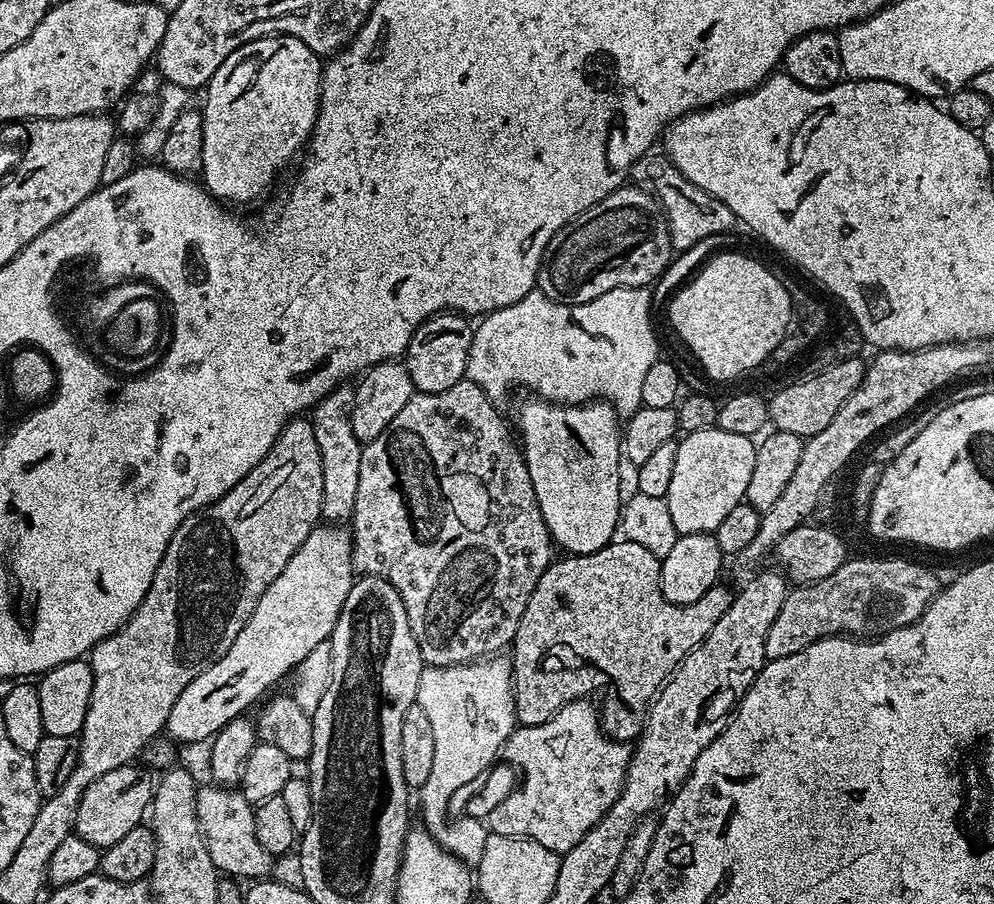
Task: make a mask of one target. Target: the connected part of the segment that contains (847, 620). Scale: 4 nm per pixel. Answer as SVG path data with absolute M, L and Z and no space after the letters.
M849 558L842 566L838 566L838 570L834 570L834 574L830 574L830 578L822 578L813 584L802 584L789 591L786 602L782 602L782 610L778 610L778 618L774 618L774 626L770 626L770 634L766 634L766 657L768 660L777 660L778 658L786 658L790 654L798 654L806 646L824 640L827 636L851 636L853 638L883 636L885 632L892 632L896 628L913 624L928 609L929 602L934 599L941 587L941 581L936 581L936 576L930 569L923 568L922 565L915 564L912 560L855 560L855 558Z

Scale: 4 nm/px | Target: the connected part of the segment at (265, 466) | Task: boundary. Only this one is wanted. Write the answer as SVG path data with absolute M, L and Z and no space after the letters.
M293 419L281 432L280 436L274 442L270 454L238 482L222 498L218 498L213 504L208 505L200 512L194 513L196 522L203 520L217 520L217 522L226 526L226 536L231 540L230 547L234 550L240 548L240 564L244 564L244 576L248 576L248 584L244 584L244 600L240 600L240 608L236 608L236 616L232 616L232 624L228 624L228 640L234 642L238 638L238 630L246 626L258 598L286 570L286 562L294 558L298 546L306 542L306 538L321 523L322 517L322 454L318 454L318 441L314 439L314 426L311 422L305 422L303 419Z

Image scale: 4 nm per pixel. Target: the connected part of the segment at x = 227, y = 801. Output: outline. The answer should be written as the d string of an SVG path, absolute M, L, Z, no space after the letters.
M228 786L211 787L201 787L197 791L197 814L217 873L228 878L267 877L273 871L274 857L262 850L262 842L258 842L258 834L254 834L254 804L248 801L240 790L233 790Z

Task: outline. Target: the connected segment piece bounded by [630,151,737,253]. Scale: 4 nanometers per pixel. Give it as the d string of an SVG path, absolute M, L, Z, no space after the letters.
M650 151L641 160L635 160L630 176L633 181L647 185L659 200L661 208L664 209L664 217L668 220L673 249L677 253L688 252L695 244L700 244L711 236L720 236L723 232L730 231L732 224L737 223L736 215L730 210L730 206L718 202L718 198L706 194L706 190L691 184L672 165L667 155L656 155L655 151Z

